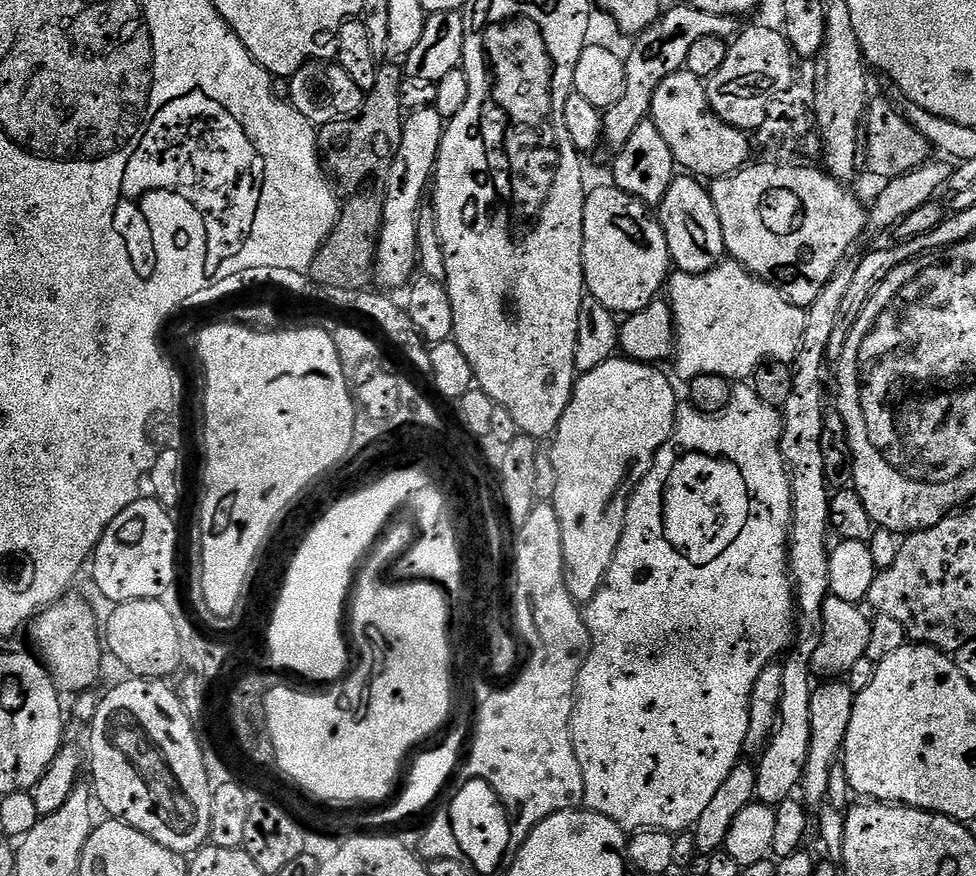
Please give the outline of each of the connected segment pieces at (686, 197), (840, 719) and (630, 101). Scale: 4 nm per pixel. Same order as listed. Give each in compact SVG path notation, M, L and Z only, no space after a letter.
M691 174L677 175L658 206L658 219L666 234L668 252L673 265L681 272L708 272L726 256L718 210L714 210L711 191L700 184L703 183Z
M824 682L813 687L810 698L810 754L806 762L802 781L802 800L808 806L820 806L825 803L830 772L838 764L846 738L846 730L850 726L850 714L854 710L856 693L846 682Z
M680 2L677 8L670 8L661 14L650 28L639 33L635 37L636 45L626 52L624 66L626 94L622 94L622 98L618 98L616 105L607 109L602 116L604 121L602 140L605 145L609 144L612 150L626 146L626 141L629 140L630 134L634 134L638 122L649 119L652 111L652 99L658 86L662 86L662 82L666 82L666 78L670 78L670 74L684 68L686 54L690 54L690 46L694 46L694 42L698 42L698 38L703 36L732 38L737 35L737 17L706 14L706 10L689 8L684 2Z

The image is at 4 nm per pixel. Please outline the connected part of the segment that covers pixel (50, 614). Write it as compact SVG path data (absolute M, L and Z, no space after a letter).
M65 595L55 604L48 605L30 624L31 647L47 668L57 688L64 694L89 691L93 687L91 684L99 678L100 663L106 657L106 648L102 643L102 624L96 621L95 610L82 597L72 595Z

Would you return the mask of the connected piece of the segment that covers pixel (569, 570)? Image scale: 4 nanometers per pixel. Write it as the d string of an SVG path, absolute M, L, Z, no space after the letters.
M613 358L602 362L602 366L594 366L594 370L577 379L560 425L551 437L556 485L552 488L550 503L562 526L564 581L569 594L577 602L593 600L602 587L624 529L628 499L640 479L652 469L658 450L676 428L676 388L668 381L667 374L660 370L657 365L627 358Z

